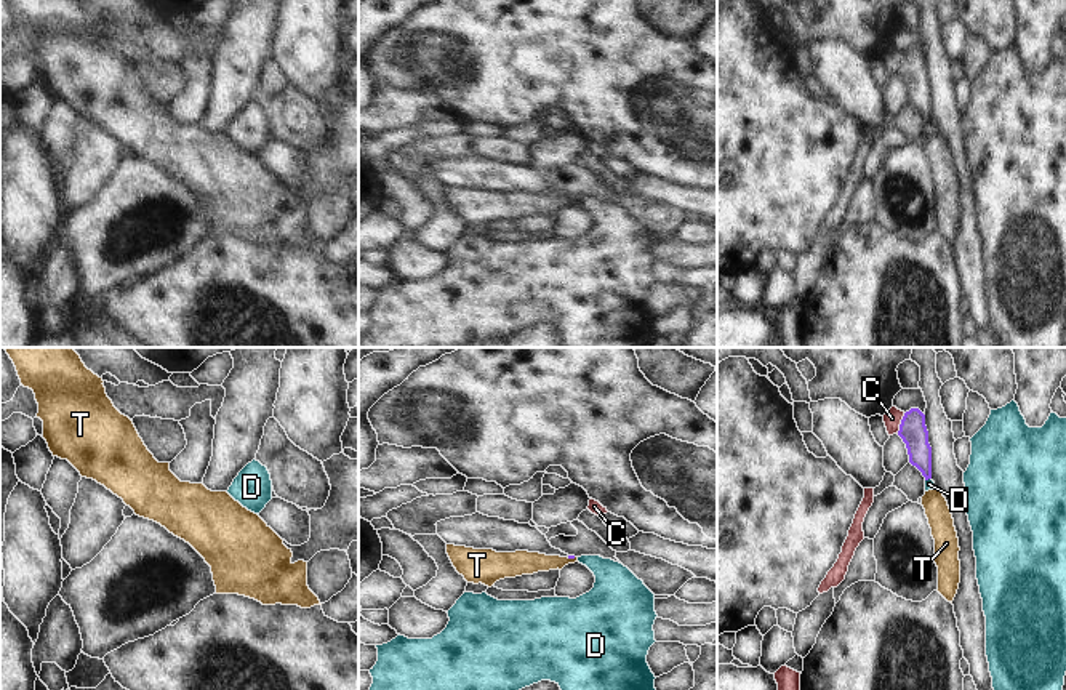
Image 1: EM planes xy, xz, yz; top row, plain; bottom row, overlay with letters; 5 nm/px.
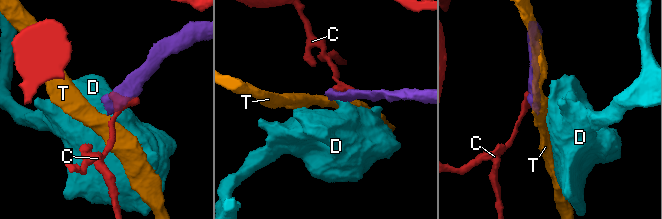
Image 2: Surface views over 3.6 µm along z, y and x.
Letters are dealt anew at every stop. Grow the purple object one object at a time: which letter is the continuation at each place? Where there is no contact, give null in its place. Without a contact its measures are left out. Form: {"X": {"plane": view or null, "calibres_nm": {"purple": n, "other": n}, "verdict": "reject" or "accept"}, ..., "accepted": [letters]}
{"C": {"plane": "yz", "calibres_nm": {"purple": 140, "other": 90}, "verdict": "reject"}, "D": {"plane": "yz", "calibres_nm": {"purple": 140, "other": 50}, "verdict": "reject"}, "T": {"plane": "xz", "calibres_nm": {"purple": 20, "other": 130}, "verdict": "reject"}, "accepted": []}

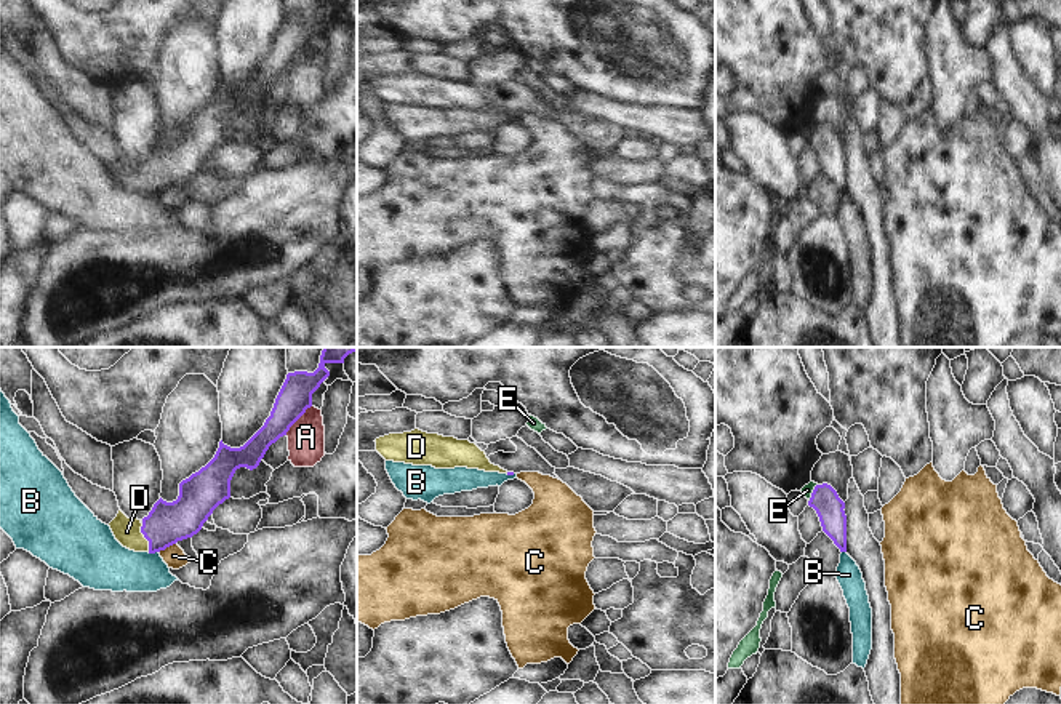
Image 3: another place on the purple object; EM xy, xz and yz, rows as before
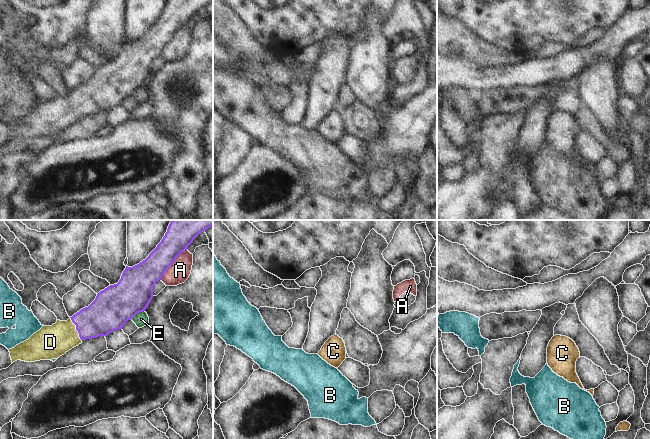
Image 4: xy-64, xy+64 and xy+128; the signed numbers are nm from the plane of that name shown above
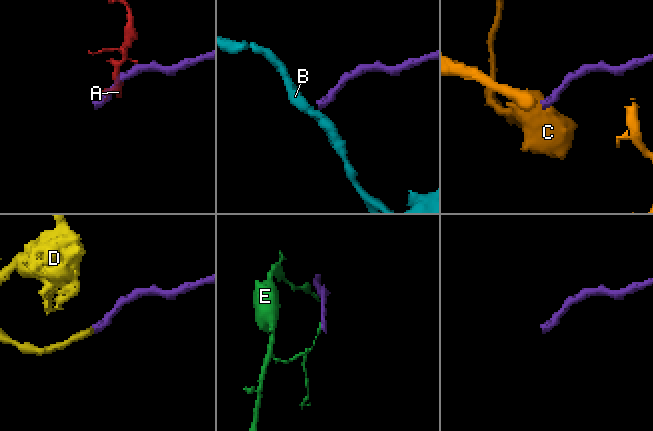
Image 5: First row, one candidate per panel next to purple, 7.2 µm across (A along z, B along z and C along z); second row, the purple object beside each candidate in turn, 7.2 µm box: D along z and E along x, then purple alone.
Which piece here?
{"A": {"plane": "xy", "calibres_nm": {"purple": 170, "other": 190}, "verdict": "reject"}, "B": {"plane": "xy", "calibres_nm": {"purple": 200, "other": 260}, "verdict": "reject"}, "C": {"plane": "xy", "calibres_nm": {"purple": 200, "other": 110}, "verdict": "reject"}, "D": {"plane": "xy", "calibres_nm": {"purple": 200, "other": 140}, "verdict": "accept"}, "E": {"plane": "yz", "calibres_nm": {"purple": 140, "other": 60}, "verdict": "reject"}, "accepted": ["D"]}

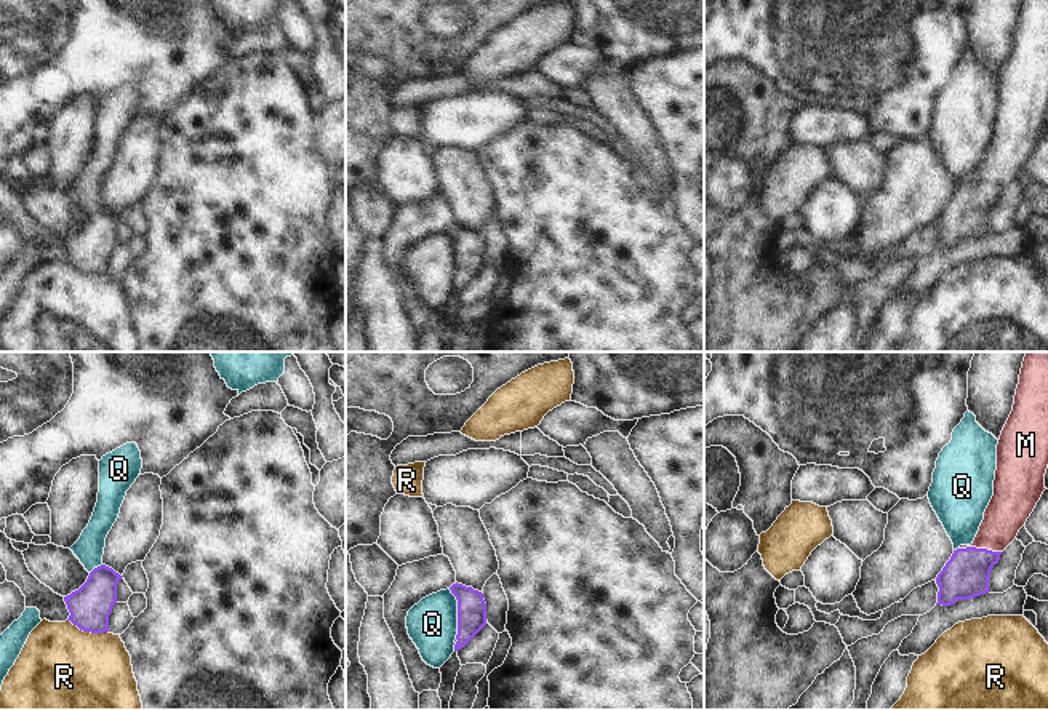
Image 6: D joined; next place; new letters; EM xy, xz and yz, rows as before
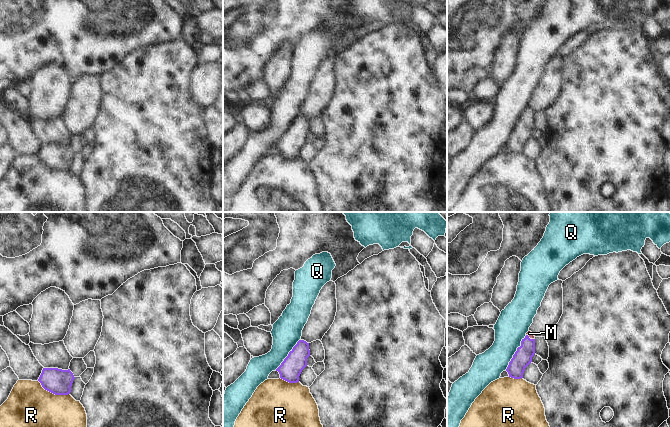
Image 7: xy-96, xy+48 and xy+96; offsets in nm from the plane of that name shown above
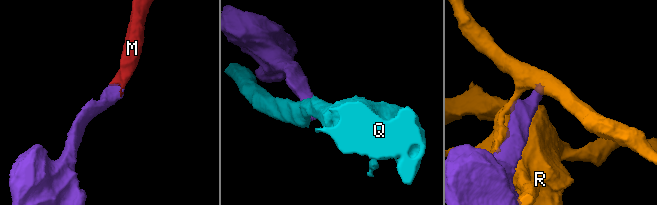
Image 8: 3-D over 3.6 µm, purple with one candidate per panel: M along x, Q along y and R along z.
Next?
{"M": {"plane": "yz", "calibres_nm": {"purple": 220, "other": 200}, "verdict": "accept"}, "Q": {"plane": "xz", "calibres_nm": {"purple": 140, "other": 260}, "verdict": "reject"}, "R": {"plane": "xy", "calibres_nm": {"purple": 220, "other": 480}, "verdict": "reject"}, "accepted": ["M"]}

